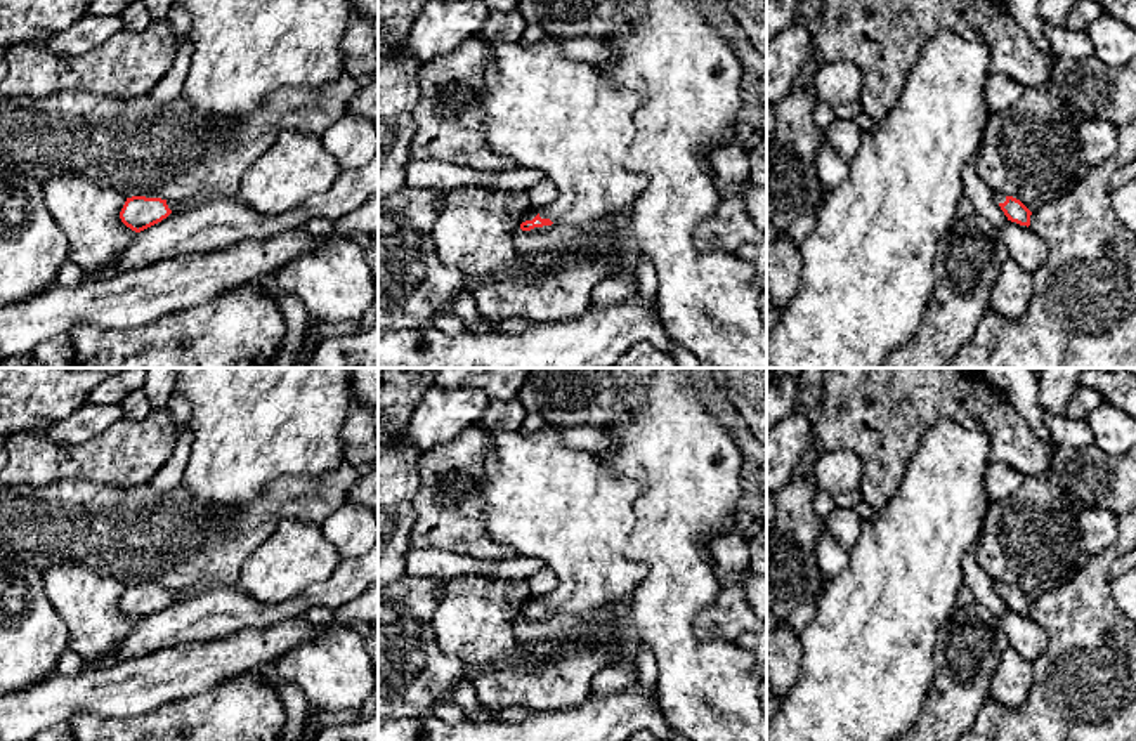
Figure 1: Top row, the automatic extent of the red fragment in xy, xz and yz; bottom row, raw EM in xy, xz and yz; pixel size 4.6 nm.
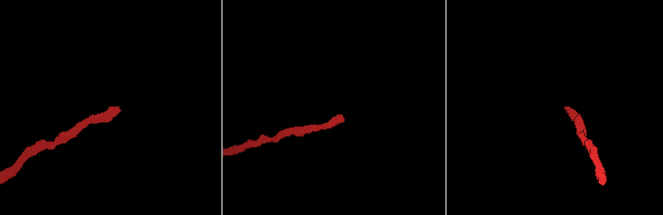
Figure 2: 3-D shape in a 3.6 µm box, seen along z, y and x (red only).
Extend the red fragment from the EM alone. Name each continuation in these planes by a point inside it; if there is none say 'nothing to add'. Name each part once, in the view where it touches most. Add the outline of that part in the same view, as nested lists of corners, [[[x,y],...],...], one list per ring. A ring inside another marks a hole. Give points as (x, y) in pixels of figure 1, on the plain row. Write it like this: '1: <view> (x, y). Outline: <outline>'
1: xz (543, 498). Outline: [[[546,423],[532,434],[487,429],[487,434],[493,446],[482,465],[486,528],[517,557],[536,557],[555,571],[558,587],[539,606],[591,616],[624,604],[647,574],[643,562],[624,555],[642,482],[616,474],[590,451],[567,446],[560,427]]]

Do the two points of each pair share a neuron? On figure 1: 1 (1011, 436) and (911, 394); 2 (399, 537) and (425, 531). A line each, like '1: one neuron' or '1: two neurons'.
1: one neuron
2: two neurons

